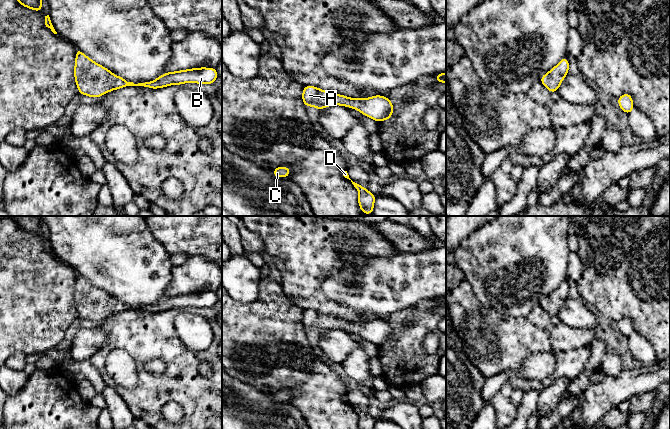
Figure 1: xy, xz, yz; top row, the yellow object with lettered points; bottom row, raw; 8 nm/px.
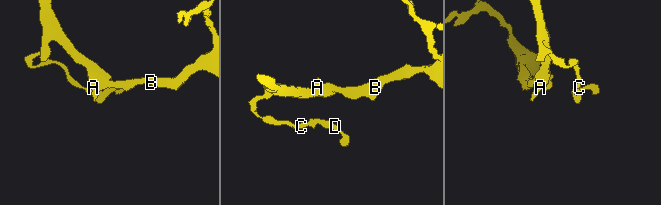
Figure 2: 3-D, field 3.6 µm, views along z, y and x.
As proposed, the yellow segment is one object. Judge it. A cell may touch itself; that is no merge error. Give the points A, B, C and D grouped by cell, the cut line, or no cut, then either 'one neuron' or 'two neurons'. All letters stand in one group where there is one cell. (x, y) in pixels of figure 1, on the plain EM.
A B C D; no cut; one neuron

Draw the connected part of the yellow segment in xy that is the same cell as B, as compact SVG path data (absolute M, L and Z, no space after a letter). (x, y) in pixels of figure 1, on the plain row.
M76 272L74 301L79 318L97 322L112 314L126 310L144 310L151 313L163 312L169 309L184 307L212 308L218 302L216 292L193 292L168 296L159 300L156 304L134 308L124 302L114 299L107 292L95 287L89 281Z

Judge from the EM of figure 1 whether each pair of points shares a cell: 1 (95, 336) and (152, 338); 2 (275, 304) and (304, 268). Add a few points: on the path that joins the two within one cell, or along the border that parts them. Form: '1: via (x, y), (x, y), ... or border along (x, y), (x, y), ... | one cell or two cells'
1: border along (100, 327), (106, 335), (106, 341), (92, 355) | two cells
2: border along (280, 284), (283, 293), (291, 301) | two cells

